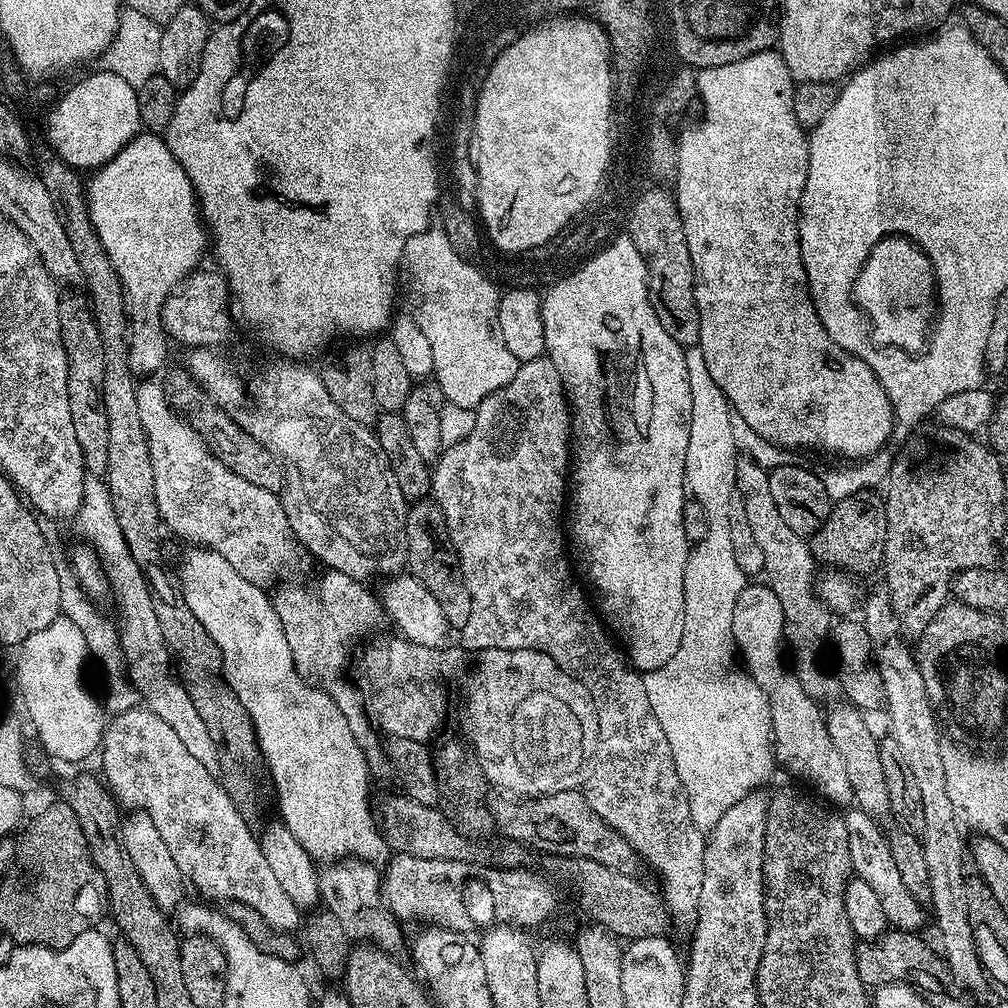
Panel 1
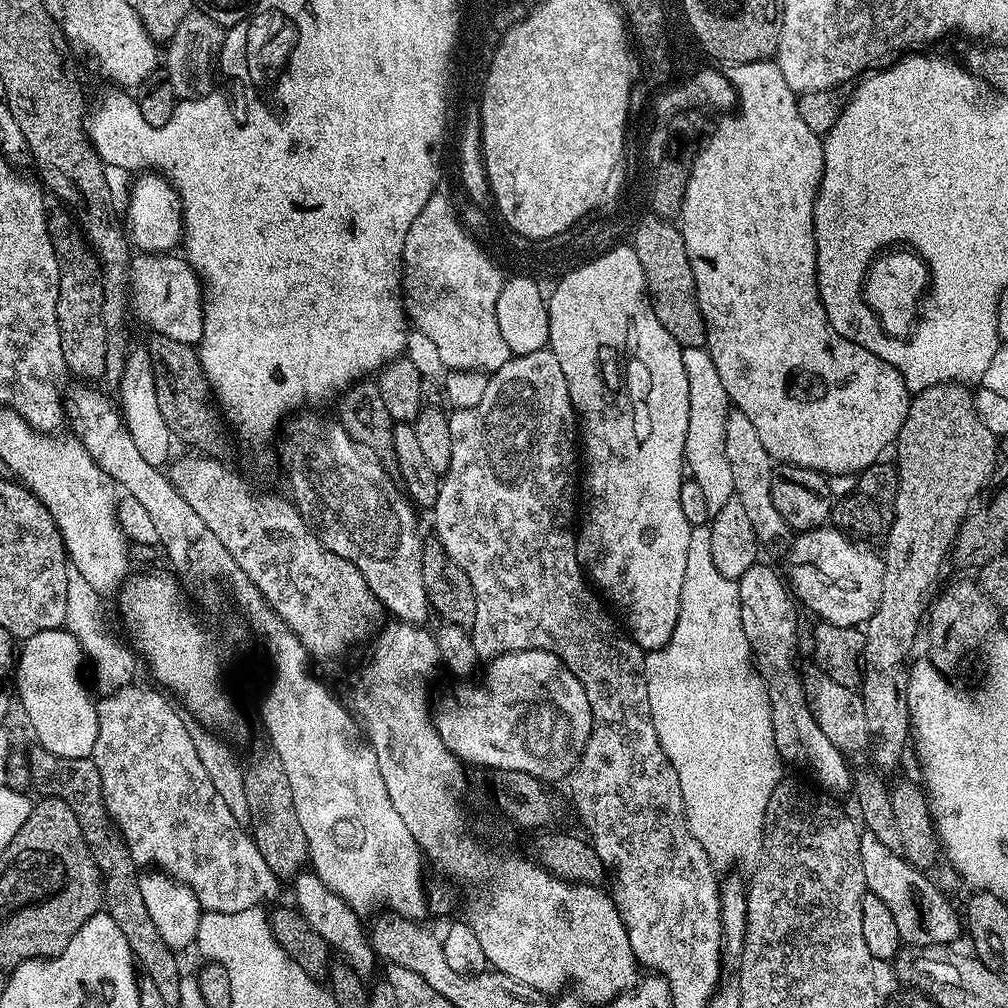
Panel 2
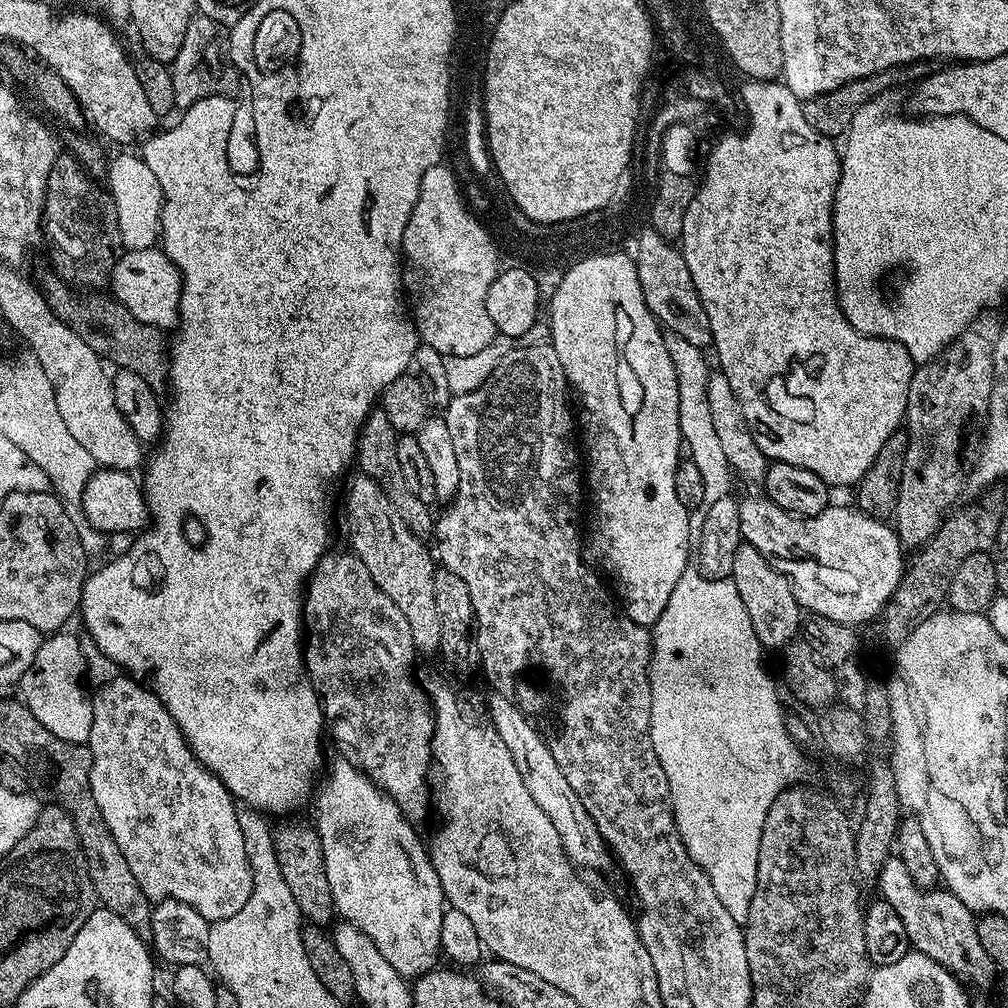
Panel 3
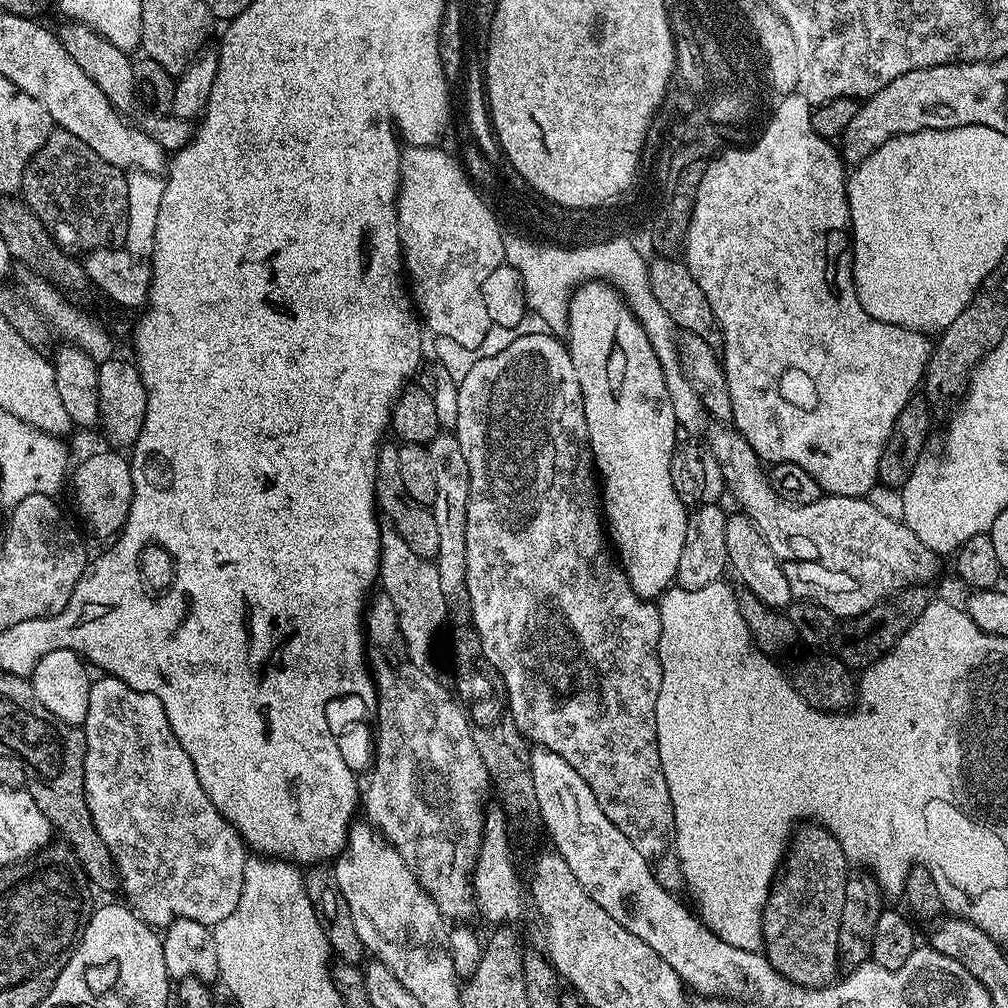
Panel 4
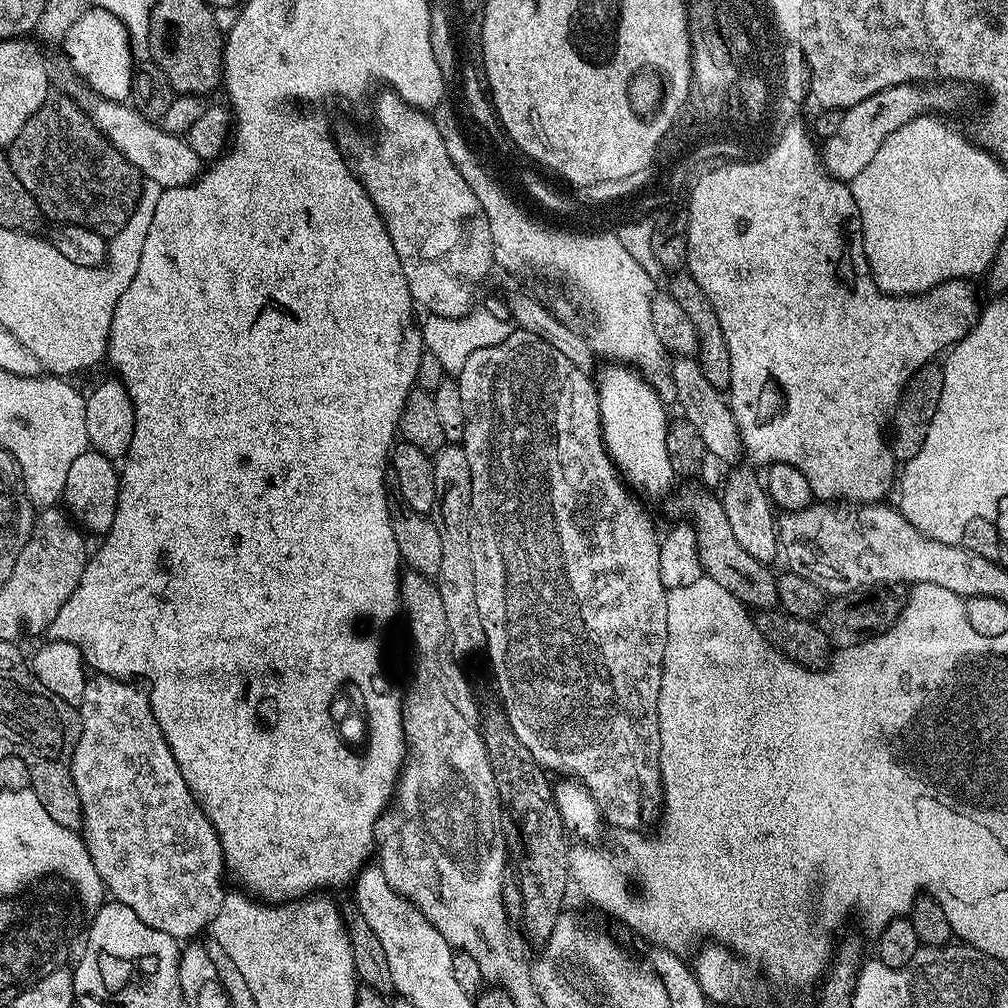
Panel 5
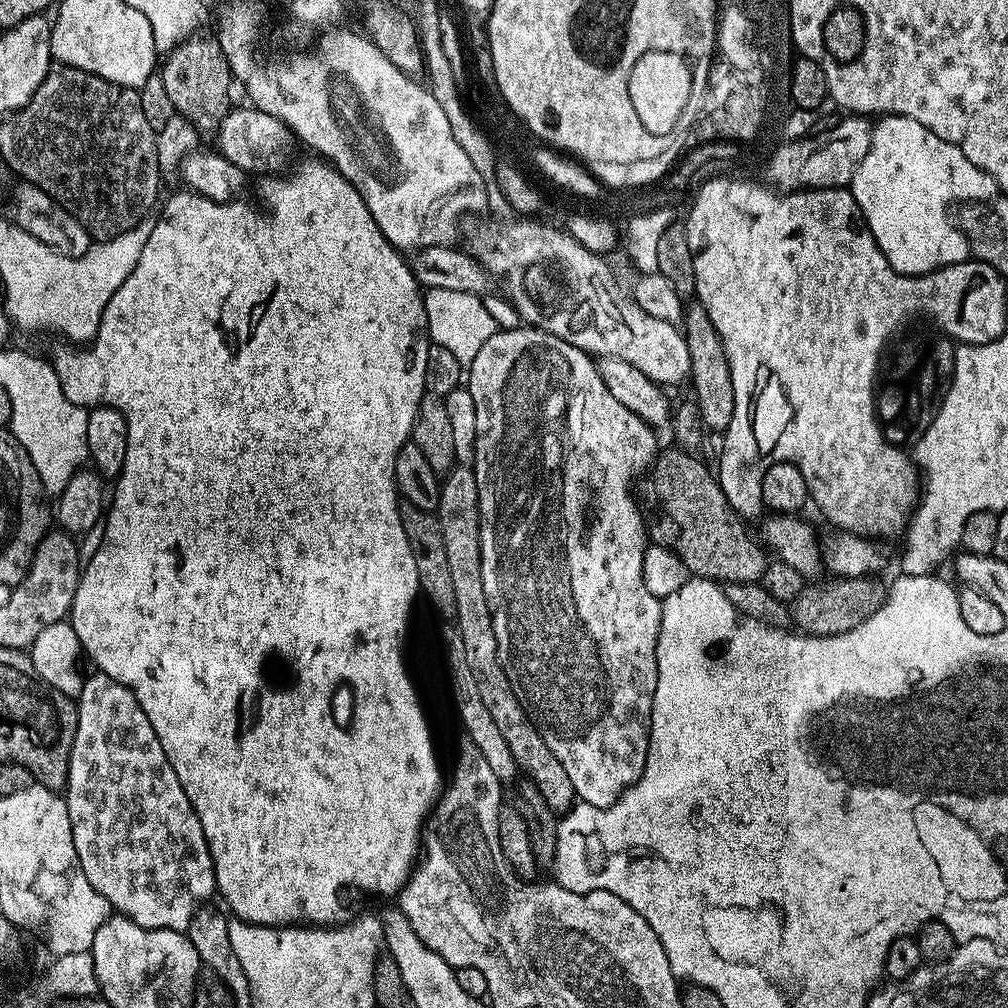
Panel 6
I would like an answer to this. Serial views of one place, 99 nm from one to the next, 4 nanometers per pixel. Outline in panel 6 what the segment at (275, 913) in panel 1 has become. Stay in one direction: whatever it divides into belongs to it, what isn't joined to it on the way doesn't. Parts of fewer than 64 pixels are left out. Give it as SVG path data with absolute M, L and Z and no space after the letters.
M99 670L93 671L93 676L89 675L85 679L82 690L78 699L75 701L76 713L78 714L78 726L74 734L74 742L70 750L70 758L68 759L68 783L66 785L66 799L68 802L68 813L70 814L70 826L72 827L72 837L74 838L74 850L78 850L78 862L82 866L82 870L86 874L86 878L90 878L90 886L94 886L94 890L98 890L98 894L102 894L102 898L106 898L106 902L119 915L125 916L127 920L132 920L138 926L143 928L165 928L166 930L174 930L175 932L187 933L190 922L194 918L197 908L201 907L216 892L216 867L212 864L212 855L208 849L206 842L206 834L202 834L202 822L198 822L198 814L194 810L194 806L190 802L190 798L186 798L186 790L182 790L182 782L178 782L178 774L174 774L174 766L170 766L170 762L166 758L166 750L162 750L162 742L158 742L158 734L154 734L154 726L150 726L150 718L146 718L146 710L142 710L142 706L138 702L138 698L126 686L122 686L118 682L114 682L114 678L110 678Z

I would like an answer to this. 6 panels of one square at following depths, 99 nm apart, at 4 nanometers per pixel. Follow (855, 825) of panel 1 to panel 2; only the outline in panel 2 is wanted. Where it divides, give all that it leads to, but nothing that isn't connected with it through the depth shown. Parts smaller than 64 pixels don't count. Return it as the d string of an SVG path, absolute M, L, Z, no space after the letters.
M867 830L860 833L862 850L862 874L866 874L866 886L890 909L898 934L905 945L929 948L932 944L951 945L952 939L962 932L962 922L956 918L951 904L940 893L940 888L921 869L915 868L903 855L890 851L874 834Z

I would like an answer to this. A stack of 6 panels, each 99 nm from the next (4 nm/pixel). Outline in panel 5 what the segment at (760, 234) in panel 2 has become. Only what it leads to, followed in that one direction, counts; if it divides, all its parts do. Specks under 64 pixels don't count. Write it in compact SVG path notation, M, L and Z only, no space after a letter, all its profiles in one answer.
M789 123L782 134L782 142L764 160L764 164L748 164L748 168L724 168L724 173L711 169L699 179L692 199L688 203L688 259L687 271L702 286L702 294L710 298L714 314L722 326L726 346L730 350L730 407L740 431L743 451L756 464L789 464L798 466L806 478L810 478L810 490L820 502L855 502L857 505L874 504L885 499L888 487L893 487L898 476L898 461L892 456L886 436L880 433L884 415L895 409L902 399L908 380L924 364L931 364L945 350L957 344L971 328L975 328L982 312L982 304L976 301L976 292L968 280L951 280L934 286L921 296L889 296L880 291L864 253L864 239L860 228L860 215L851 187L843 180L835 180L824 167L818 144L809 129Z

